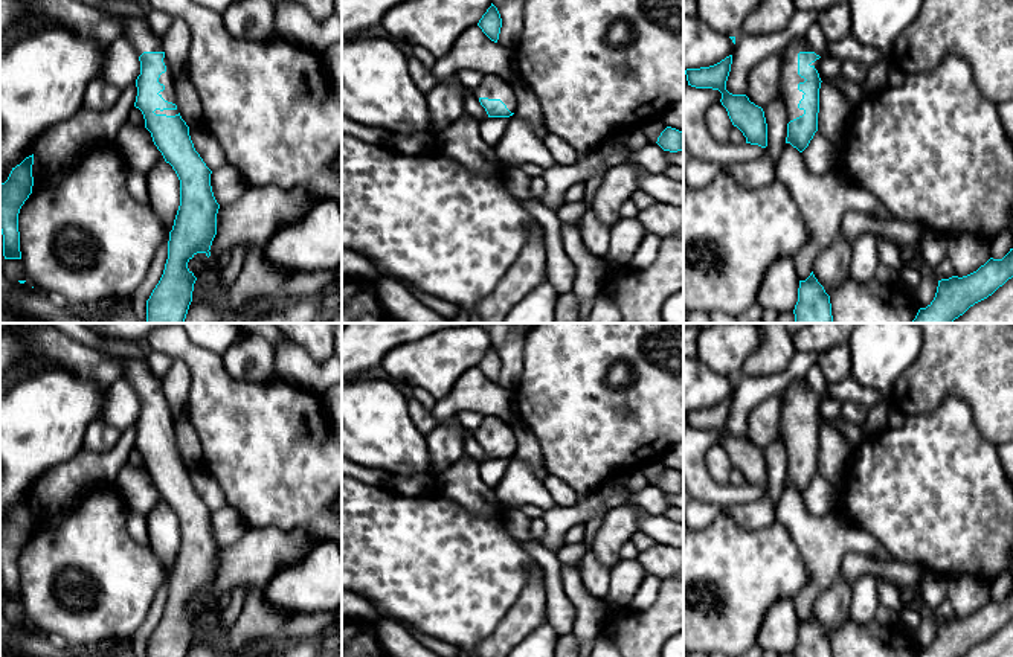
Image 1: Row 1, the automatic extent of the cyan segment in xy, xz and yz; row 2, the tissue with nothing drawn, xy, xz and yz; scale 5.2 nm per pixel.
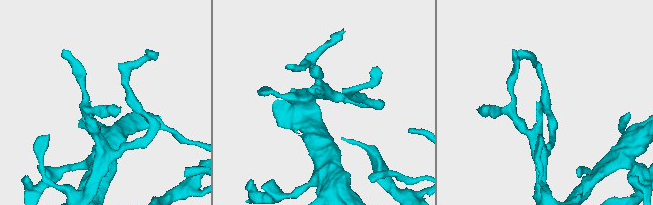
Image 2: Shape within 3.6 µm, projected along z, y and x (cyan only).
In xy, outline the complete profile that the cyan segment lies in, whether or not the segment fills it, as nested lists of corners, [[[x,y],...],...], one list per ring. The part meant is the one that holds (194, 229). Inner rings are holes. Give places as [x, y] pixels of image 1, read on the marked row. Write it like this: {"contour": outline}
{"contour": [[[113,14],[124,26],[122,37],[133,46],[140,61],[140,75],[136,79],[137,96],[134,107],[145,119],[145,128],[162,152],[166,163],[172,166],[180,180],[180,206],[168,241],[168,259],[163,274],[146,300],[146,323],[185,323],[197,277],[188,268],[188,262],[197,255],[211,256],[211,245],[217,235],[217,203],[212,186],[212,171],[195,151],[189,136],[189,127],[182,119],[174,91],[174,75],[163,52],[162,38],[154,34],[146,20]]]}

